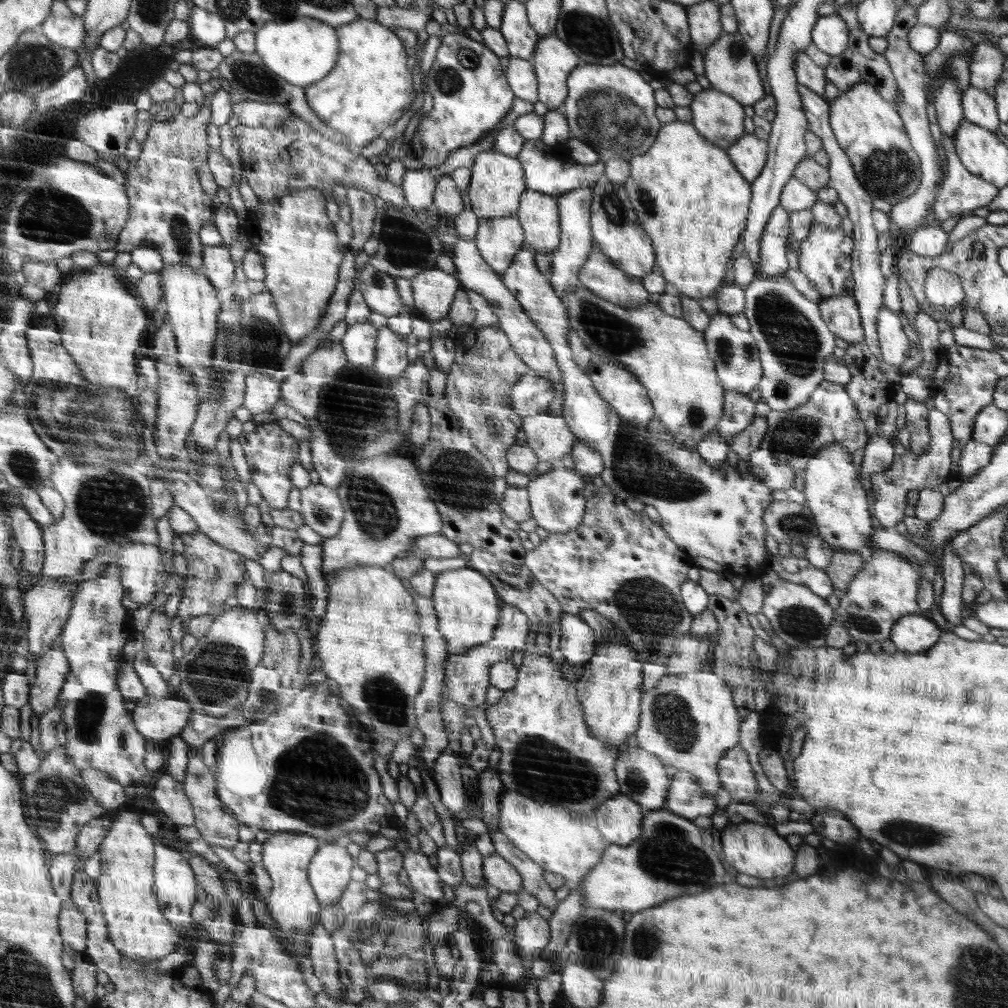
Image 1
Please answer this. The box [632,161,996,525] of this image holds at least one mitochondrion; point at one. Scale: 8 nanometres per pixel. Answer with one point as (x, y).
(796, 343)

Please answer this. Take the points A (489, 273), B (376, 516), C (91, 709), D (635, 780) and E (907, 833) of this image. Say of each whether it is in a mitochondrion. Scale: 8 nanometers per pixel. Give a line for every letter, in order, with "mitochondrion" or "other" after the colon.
A: other
B: mitochondrion
C: mitochondrion
D: mitochondrion
E: mitochondrion

